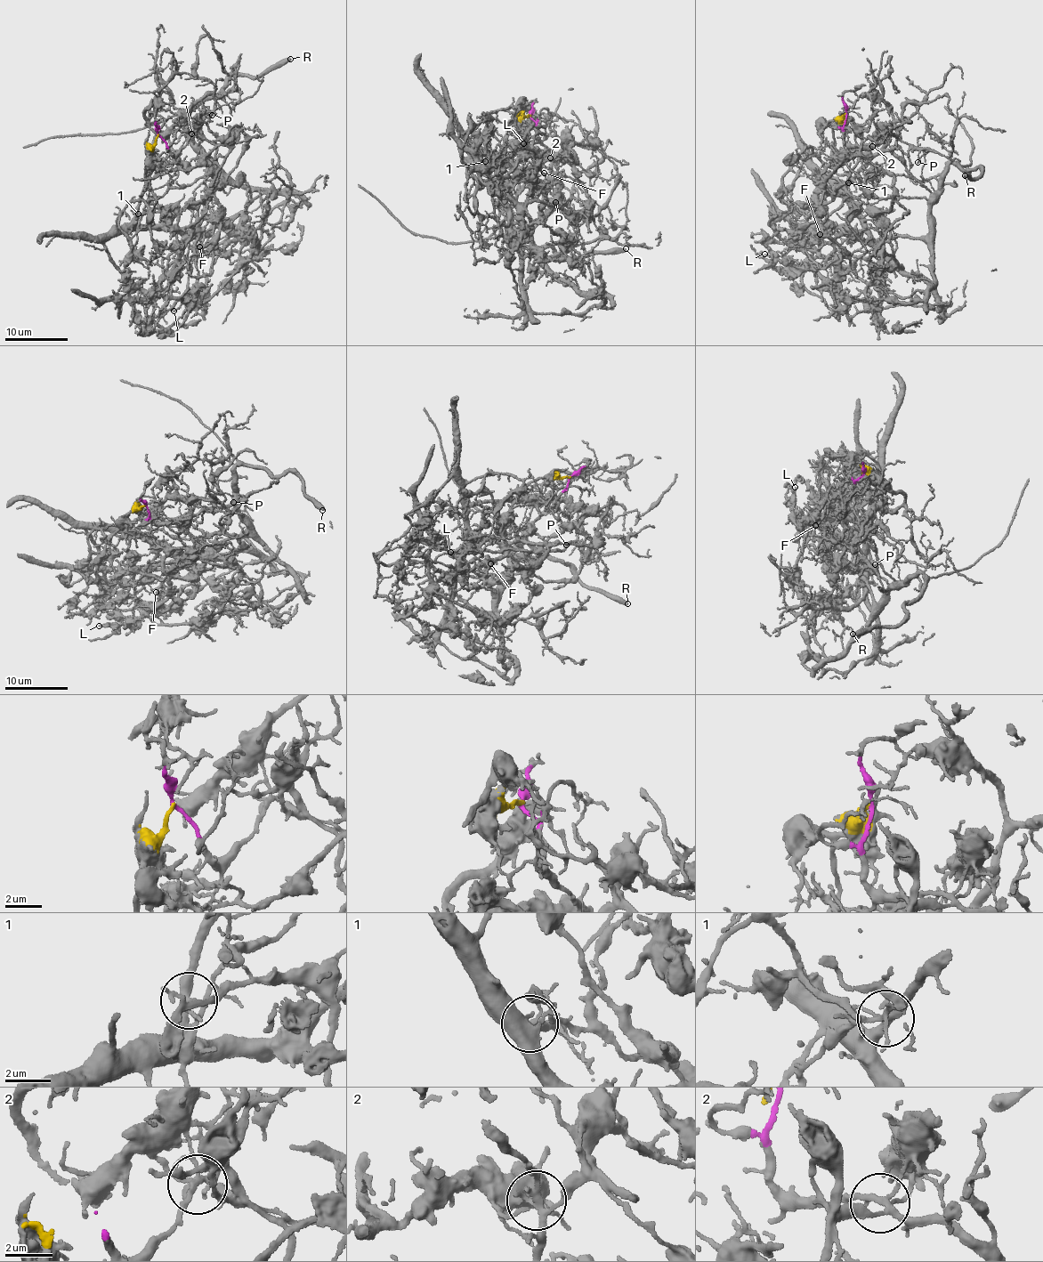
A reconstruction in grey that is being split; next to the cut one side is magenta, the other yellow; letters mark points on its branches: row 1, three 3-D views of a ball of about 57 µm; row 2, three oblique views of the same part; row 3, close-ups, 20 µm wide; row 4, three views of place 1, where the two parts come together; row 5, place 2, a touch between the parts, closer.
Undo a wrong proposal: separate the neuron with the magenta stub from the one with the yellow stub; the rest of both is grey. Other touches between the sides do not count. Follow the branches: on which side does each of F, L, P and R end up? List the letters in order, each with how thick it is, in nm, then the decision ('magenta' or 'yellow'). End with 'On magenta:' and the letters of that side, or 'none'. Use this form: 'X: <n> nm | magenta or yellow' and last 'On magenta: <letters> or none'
F: 150 nm | yellow
L: 170 nm | yellow
P: 120 nm | yellow
R: 440 nm | magenta
On magenta: R

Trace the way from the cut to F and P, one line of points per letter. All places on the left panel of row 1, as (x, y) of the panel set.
F: (157, 134), (145, 182), (180, 227), (206, 210), (207, 194), (190, 204), (199, 247)
P: (157, 134), (145, 182), (192, 224), (206, 193), (159, 226), (137, 214), (155, 137), (224, 93), (212, 115)

